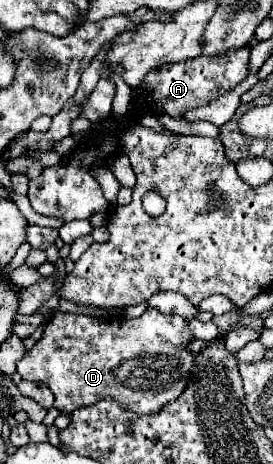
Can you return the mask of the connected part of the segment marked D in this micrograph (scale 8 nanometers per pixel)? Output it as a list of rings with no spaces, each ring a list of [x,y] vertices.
[[[154,308],[126,322],[56,312],[46,324],[42,340],[18,362],[18,374],[24,380],[44,382],[56,396],[54,406],[64,414],[106,396],[116,398],[132,412],[152,414],[186,388],[194,366],[194,354],[186,350],[190,340],[192,334],[184,318],[166,316]]]

